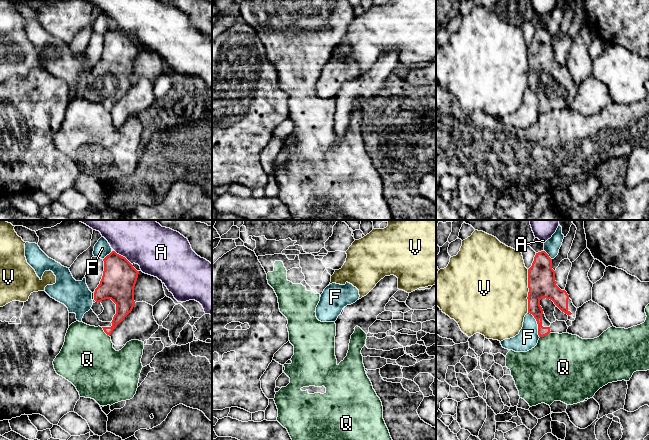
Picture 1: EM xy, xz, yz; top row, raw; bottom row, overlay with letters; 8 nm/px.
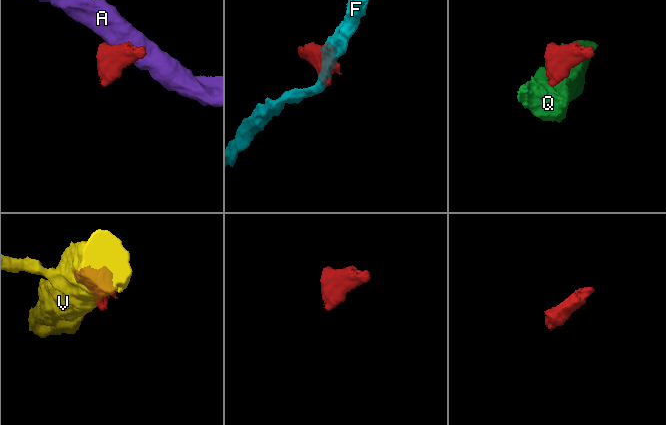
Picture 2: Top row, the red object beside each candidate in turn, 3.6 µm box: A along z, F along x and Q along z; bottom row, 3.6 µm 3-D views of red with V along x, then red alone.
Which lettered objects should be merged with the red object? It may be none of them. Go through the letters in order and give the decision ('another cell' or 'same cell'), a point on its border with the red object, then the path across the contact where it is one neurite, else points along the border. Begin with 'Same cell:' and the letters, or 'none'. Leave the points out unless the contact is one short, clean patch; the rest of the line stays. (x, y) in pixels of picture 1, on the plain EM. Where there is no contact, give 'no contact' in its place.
Same cell: none
A: another cell | xy (122, 32)
F: another cell | yz (537, 99)
Q: another cell | yz (545, 111) | along yz (550, 107), (540, 113)
V: another cell | yz (529, 67)

